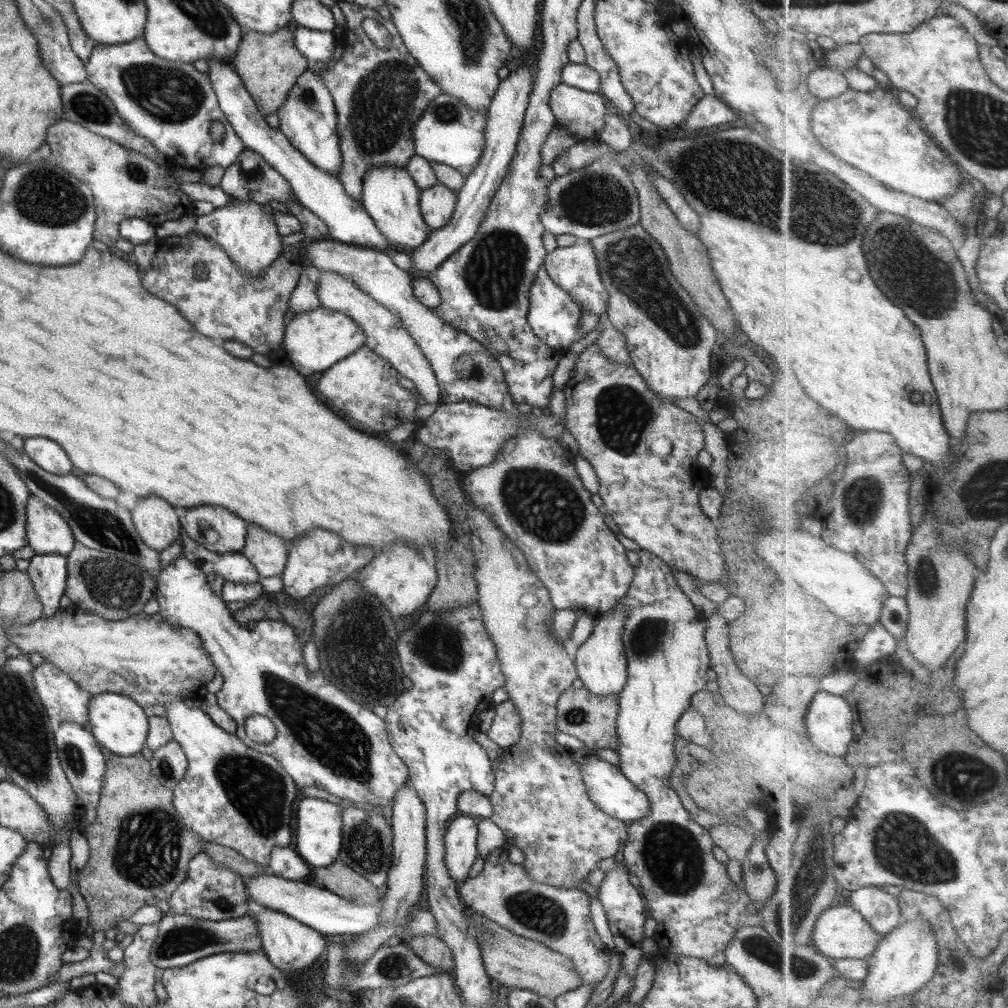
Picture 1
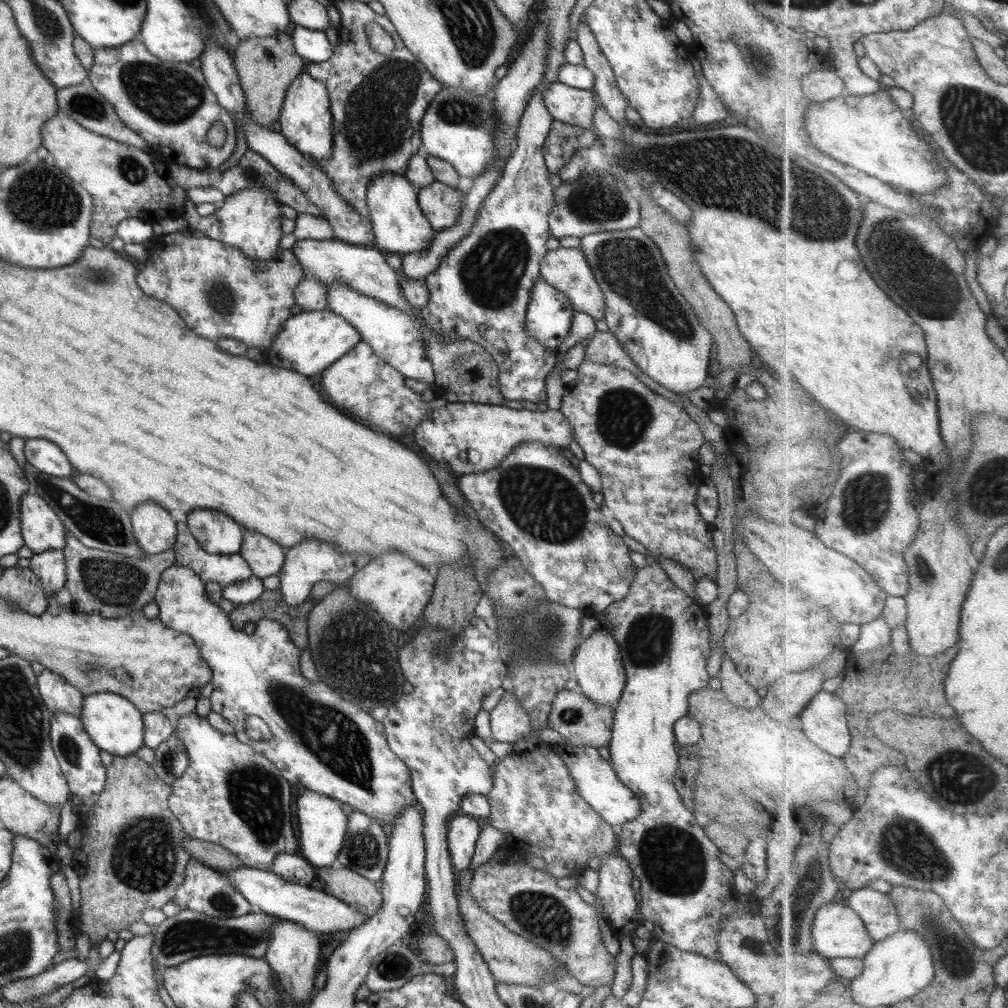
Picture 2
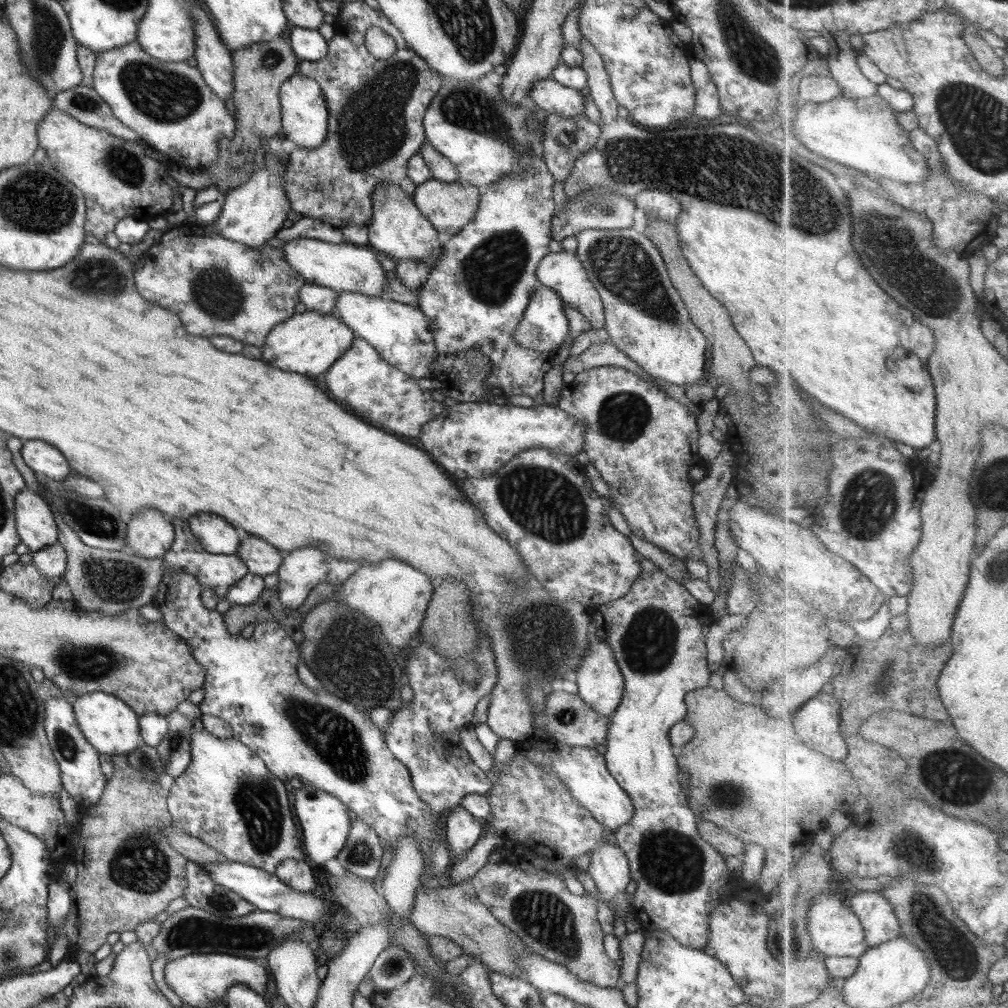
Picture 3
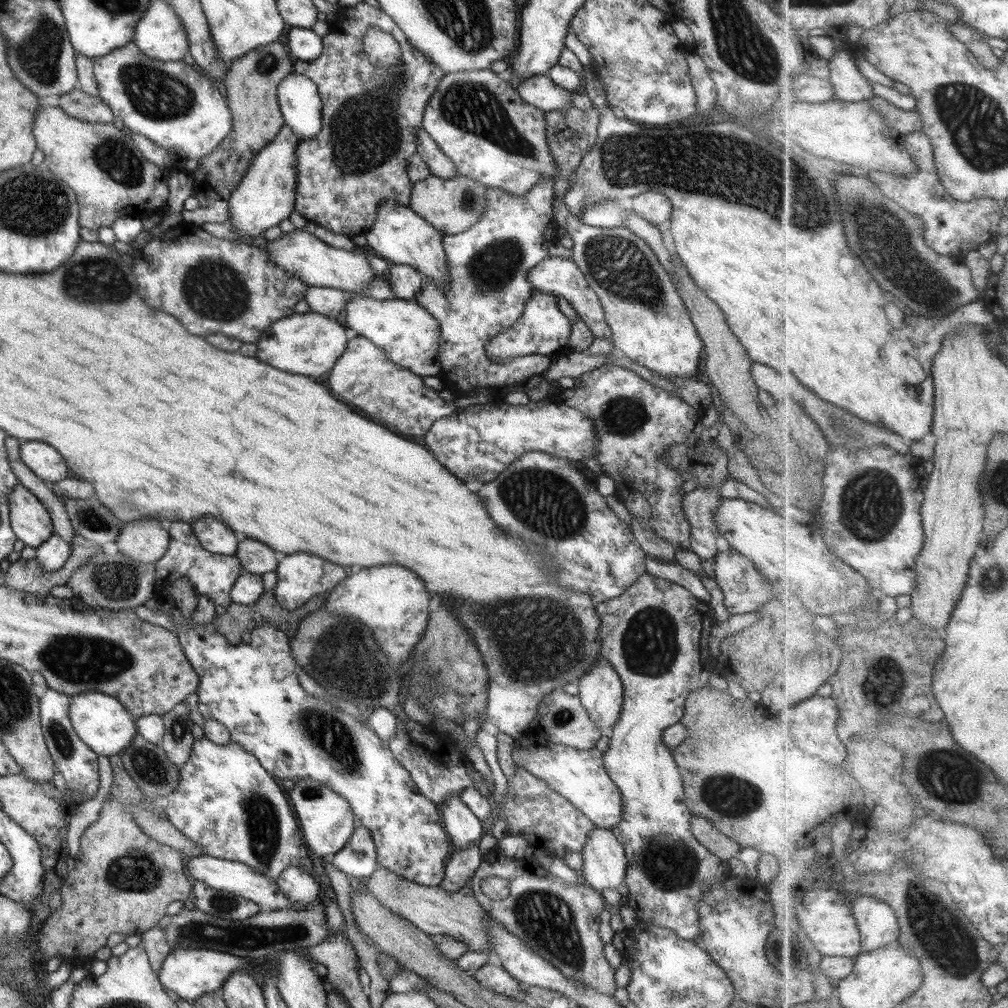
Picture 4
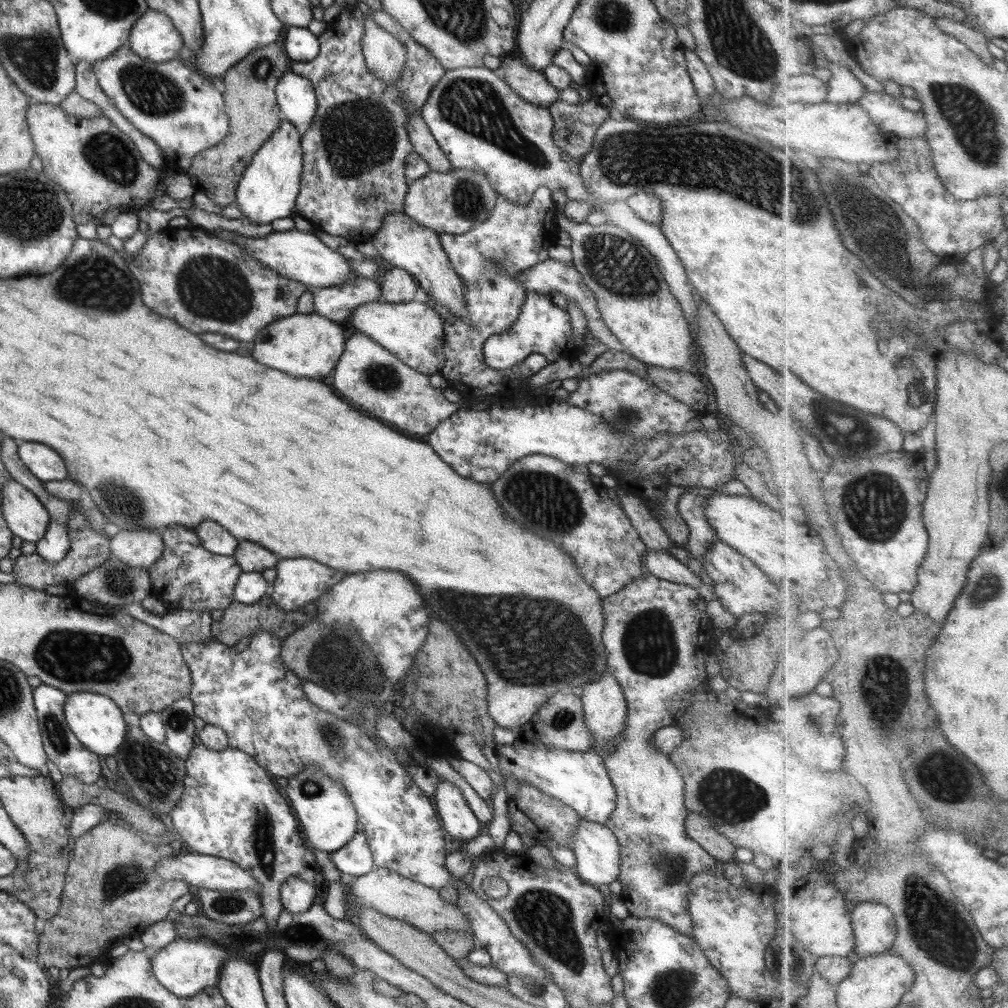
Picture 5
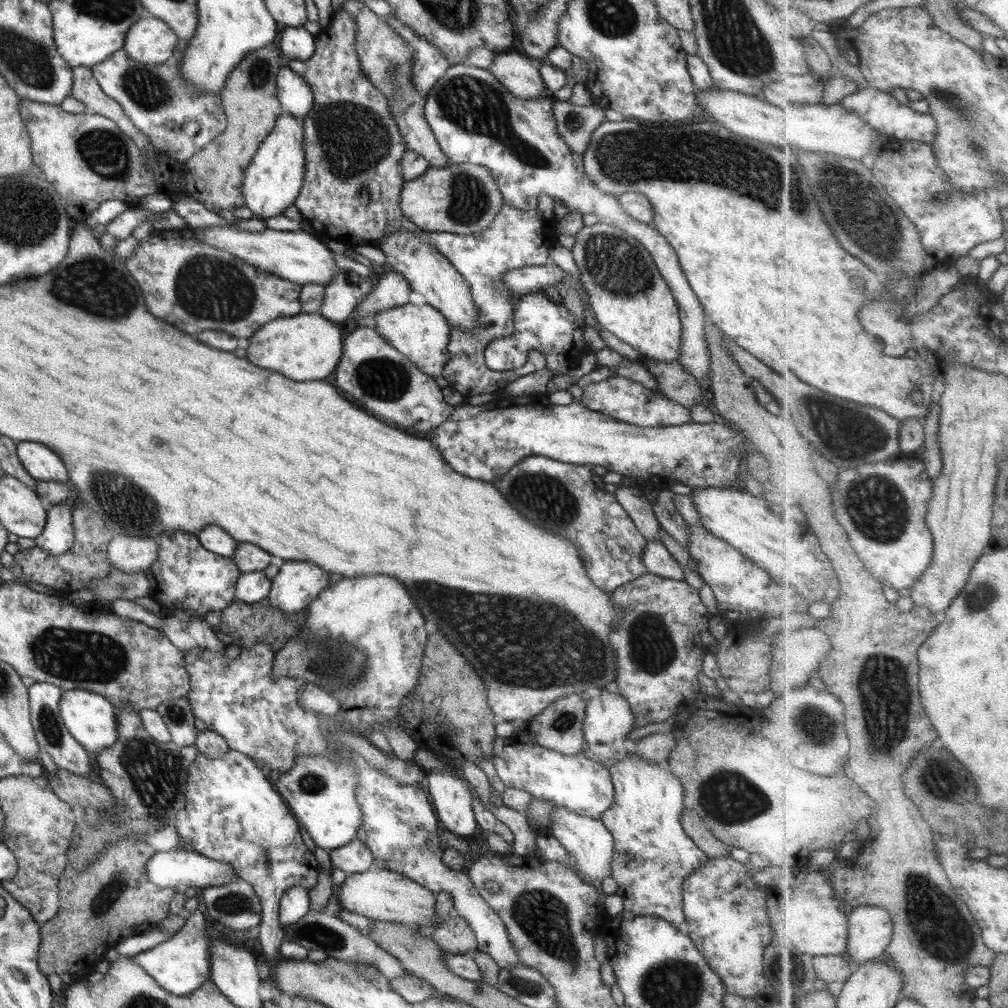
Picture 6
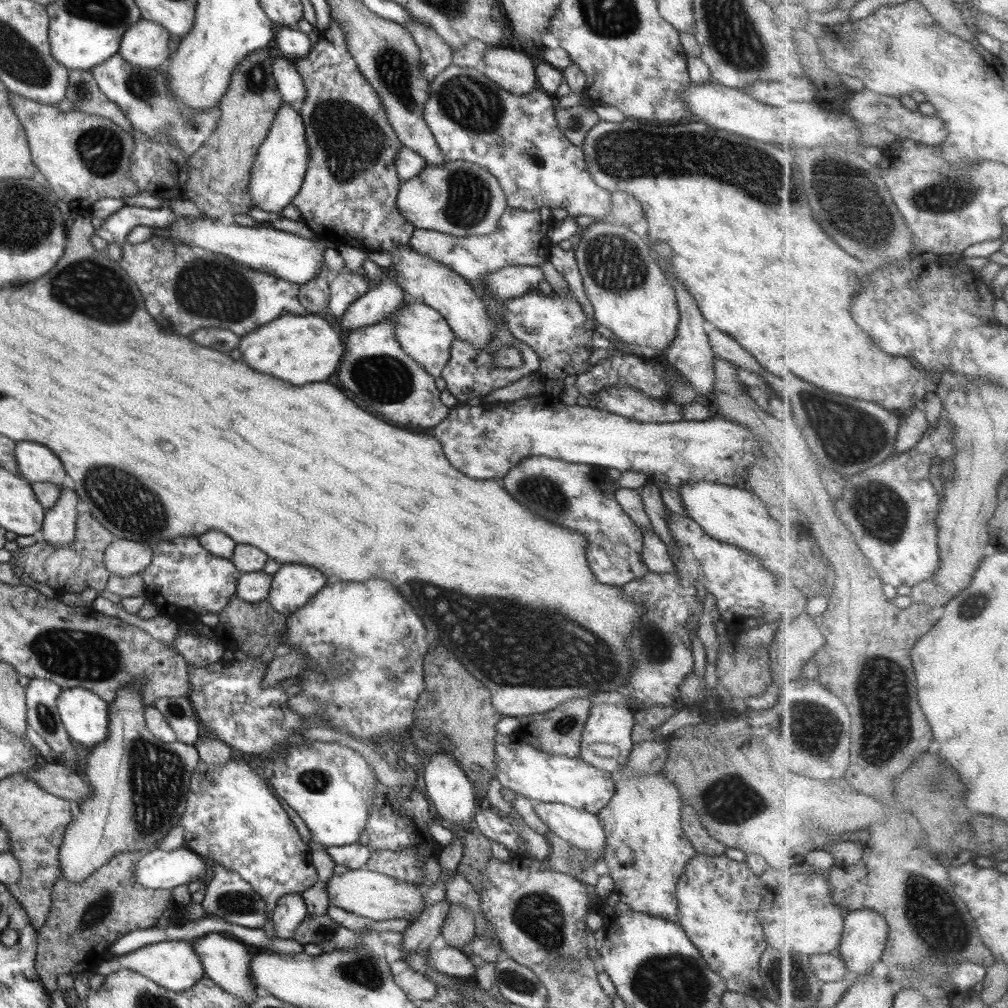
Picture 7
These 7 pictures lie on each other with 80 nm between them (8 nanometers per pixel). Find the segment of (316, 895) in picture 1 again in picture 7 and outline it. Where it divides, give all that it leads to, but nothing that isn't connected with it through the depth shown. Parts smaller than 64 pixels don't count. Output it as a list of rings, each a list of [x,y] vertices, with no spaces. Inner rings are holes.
[[[185,846],[170,852],[156,848],[146,851],[135,870],[136,883],[146,889],[169,890],[194,880],[207,883],[214,878],[211,866],[204,858]]]

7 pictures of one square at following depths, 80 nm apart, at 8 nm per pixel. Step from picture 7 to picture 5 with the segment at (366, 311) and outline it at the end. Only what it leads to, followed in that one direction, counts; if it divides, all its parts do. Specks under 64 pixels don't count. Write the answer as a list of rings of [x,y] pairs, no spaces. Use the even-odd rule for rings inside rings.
[[[392,268],[382,278],[381,296],[378,302],[410,302],[419,288],[413,276],[404,269]]]

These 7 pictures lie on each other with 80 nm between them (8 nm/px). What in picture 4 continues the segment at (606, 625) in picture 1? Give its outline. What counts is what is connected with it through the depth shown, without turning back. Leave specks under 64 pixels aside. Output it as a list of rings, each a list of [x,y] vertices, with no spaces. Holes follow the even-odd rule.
[[[601,654],[598,658],[593,667],[576,682],[579,686],[577,697],[587,710],[591,721],[598,728],[602,728],[602,732],[607,733],[610,728],[616,726],[622,710],[623,684],[609,662]]]

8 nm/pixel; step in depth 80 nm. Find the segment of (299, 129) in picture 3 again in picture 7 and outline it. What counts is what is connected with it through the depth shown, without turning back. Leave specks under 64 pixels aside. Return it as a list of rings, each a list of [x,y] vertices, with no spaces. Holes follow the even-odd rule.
[[[278,51],[272,57],[272,74],[284,103],[298,108],[304,100],[306,87],[302,75],[294,66],[294,59],[282,56]]]

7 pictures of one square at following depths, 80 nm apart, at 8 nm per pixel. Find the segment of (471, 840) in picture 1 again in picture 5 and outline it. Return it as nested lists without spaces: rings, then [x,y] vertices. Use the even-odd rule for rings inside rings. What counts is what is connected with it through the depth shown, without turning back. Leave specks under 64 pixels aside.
[[[438,781],[433,797],[443,830],[460,842],[479,836],[482,824],[473,814],[460,788],[449,781]]]

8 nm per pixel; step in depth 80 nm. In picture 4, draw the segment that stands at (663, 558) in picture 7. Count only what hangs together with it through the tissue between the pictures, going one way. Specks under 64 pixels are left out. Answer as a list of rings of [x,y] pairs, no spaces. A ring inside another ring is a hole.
[[[647,556],[645,569],[646,573],[654,575],[656,578],[663,578],[686,587],[696,598],[706,603],[710,600],[710,593],[702,585],[700,576],[684,568],[678,561],[663,561]]]

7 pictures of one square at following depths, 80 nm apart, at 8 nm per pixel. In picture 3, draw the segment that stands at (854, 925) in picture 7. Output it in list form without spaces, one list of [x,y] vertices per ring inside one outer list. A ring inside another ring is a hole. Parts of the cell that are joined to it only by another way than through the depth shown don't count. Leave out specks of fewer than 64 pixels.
[[[857,891],[849,902],[862,919],[870,947],[881,946],[904,934],[894,903],[879,891]]]

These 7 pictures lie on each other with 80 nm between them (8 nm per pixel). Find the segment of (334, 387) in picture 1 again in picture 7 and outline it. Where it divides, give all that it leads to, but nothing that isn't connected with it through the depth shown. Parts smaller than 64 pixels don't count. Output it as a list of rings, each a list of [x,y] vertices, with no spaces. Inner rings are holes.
[[[392,319],[353,330],[346,338],[344,356],[336,374],[344,390],[364,400],[368,412],[394,422],[396,426],[409,424],[418,428],[433,428],[442,422],[450,409],[440,401],[441,392],[434,385],[434,377],[422,369],[396,342]]]

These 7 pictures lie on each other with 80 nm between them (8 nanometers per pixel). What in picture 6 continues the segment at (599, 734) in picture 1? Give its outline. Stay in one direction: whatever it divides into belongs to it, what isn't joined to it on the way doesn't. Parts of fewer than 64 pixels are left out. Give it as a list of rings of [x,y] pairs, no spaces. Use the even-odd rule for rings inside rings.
[[[578,693],[565,695],[555,700],[546,710],[537,714],[537,716],[529,718],[530,721],[526,722],[532,742],[560,754],[576,756],[581,752],[584,742],[583,724],[585,708],[586,701]]]

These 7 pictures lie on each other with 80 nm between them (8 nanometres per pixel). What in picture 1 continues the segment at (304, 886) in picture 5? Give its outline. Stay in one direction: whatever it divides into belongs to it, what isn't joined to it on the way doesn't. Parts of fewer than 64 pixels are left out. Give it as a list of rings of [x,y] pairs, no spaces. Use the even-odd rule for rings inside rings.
[[[276,847],[270,853],[268,873],[294,881],[311,881],[311,869],[306,861],[289,847]]]

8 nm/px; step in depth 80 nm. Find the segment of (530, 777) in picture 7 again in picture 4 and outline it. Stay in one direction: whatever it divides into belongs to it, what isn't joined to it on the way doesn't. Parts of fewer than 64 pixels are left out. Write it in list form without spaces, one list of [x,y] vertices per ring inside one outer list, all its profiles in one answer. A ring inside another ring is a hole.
[[[535,716],[522,737],[514,741],[511,750],[514,764],[543,780],[554,792],[561,794],[586,815],[596,827],[614,828],[622,820],[621,794],[603,765],[603,752],[596,747],[578,750],[564,744],[554,744],[548,738],[548,734],[544,734],[538,726]]]

